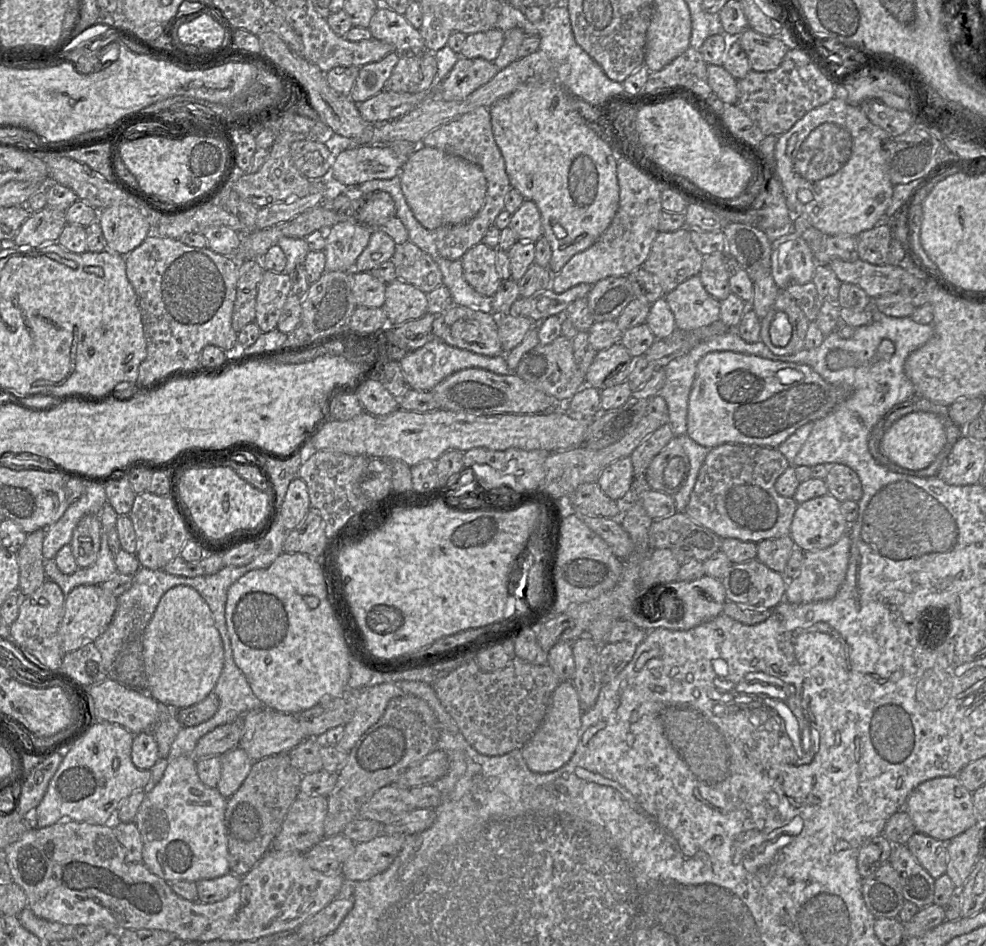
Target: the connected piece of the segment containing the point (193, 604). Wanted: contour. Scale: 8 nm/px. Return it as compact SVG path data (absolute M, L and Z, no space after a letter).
M178 585L161 598L142 635L148 694L159 703L187 708L214 690L224 666L224 649L207 602L197 590Z

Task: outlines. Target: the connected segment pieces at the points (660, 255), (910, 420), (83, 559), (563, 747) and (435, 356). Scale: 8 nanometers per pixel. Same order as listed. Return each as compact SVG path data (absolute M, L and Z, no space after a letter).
M685 226L673 232L659 232L641 267L657 279L666 295L690 277L699 275L703 258Z
M912 412L894 422L882 435L881 453L892 463L909 470L927 468L942 451L946 432L937 416L927 412Z
M99 515L83 517L73 531L70 543L72 555L79 568L92 566L100 551L101 521Z
M562 680L551 696L543 721L521 748L525 763L531 771L549 773L570 760L578 744L582 713L579 696L572 681Z
M434 338L421 348L402 356L399 363L410 387L423 391L431 391L448 376L468 368L482 368L499 375L508 375L511 373L507 365L505 354L494 357L484 356L448 345L439 338Z

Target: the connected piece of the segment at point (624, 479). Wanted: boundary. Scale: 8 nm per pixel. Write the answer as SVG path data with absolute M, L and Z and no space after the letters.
M623 457L608 465L596 481L602 492L616 502L627 500L627 492L633 483L631 457Z

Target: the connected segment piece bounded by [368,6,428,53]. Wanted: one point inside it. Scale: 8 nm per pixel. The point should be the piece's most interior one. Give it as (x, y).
(386, 25)

